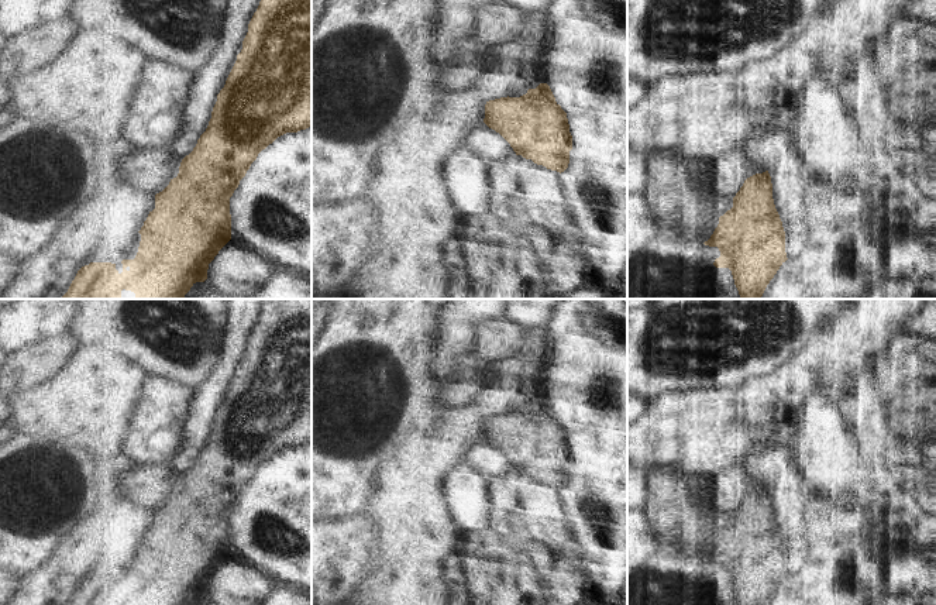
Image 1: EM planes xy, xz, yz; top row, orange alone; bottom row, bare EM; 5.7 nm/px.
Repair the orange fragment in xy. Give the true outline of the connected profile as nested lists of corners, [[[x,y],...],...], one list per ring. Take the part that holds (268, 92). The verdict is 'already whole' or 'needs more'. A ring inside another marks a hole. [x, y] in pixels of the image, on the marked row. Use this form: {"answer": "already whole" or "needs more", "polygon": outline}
{"answer": "already whole", "polygon": [[[261,0],[248,24],[248,32],[242,41],[242,49],[237,55],[237,61],[224,87],[217,94],[217,102],[213,107],[211,118],[206,131],[197,140],[193,151],[182,159],[178,176],[171,179],[169,185],[155,195],[155,209],[149,212],[144,226],[138,231],[141,234],[141,241],[135,258],[121,261],[121,274],[116,269],[116,264],[111,262],[90,262],[89,265],[82,267],[68,292],[61,299],[121,299],[123,289],[134,292],[137,299],[183,299],[196,282],[204,282],[207,279],[209,264],[231,240],[230,197],[238,188],[240,181],[245,176],[251,164],[257,159],[258,154],[278,137],[286,133],[297,133],[309,127],[312,127],[312,0]]]}

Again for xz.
{"answer": "already whole", "polygon": [[[547,83],[520,97],[486,102],[484,123],[499,133],[516,155],[560,173],[568,168],[572,135],[567,113]]]}

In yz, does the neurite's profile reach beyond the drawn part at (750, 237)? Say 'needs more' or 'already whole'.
already whole

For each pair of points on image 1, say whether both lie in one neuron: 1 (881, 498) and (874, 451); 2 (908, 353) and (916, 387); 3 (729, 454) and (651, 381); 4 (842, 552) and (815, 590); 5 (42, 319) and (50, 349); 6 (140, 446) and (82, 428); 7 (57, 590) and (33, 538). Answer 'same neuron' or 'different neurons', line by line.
1: same neuron
2: same neuron
3: different neurons
4: same neuron
5: different neurons
6: different neurons
7: different neurons

